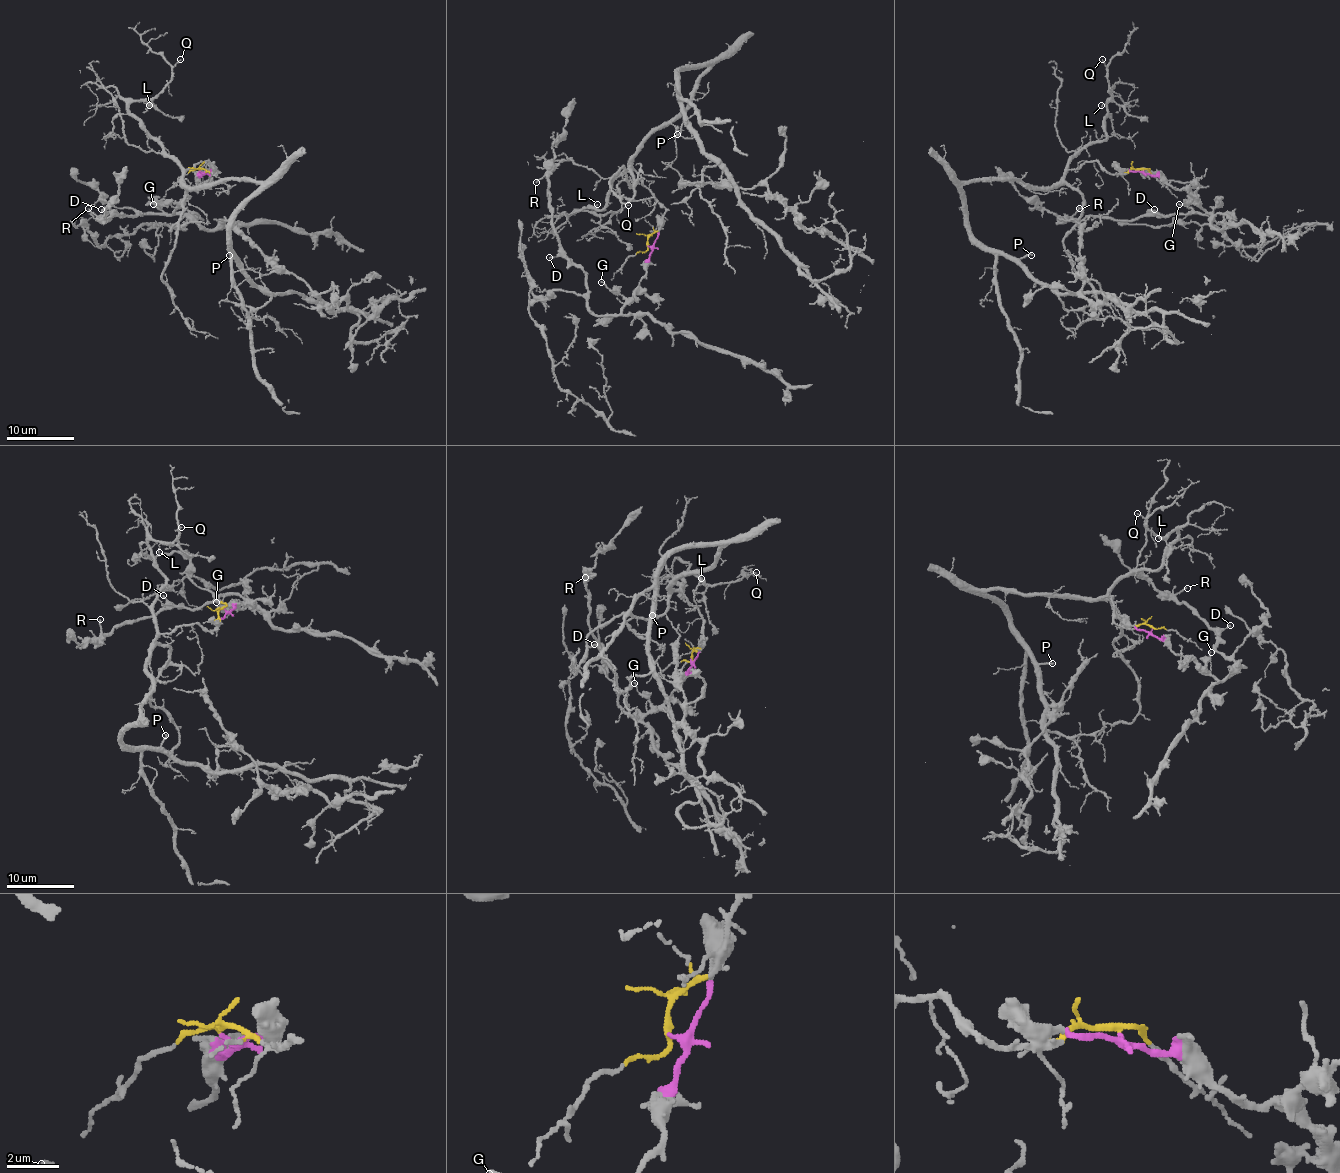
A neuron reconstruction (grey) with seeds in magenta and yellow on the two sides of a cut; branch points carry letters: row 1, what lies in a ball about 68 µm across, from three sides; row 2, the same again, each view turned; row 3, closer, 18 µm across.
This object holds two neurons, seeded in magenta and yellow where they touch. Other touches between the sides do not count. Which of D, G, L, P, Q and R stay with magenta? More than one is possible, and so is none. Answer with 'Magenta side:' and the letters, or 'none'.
Magenta side: D, G, R

